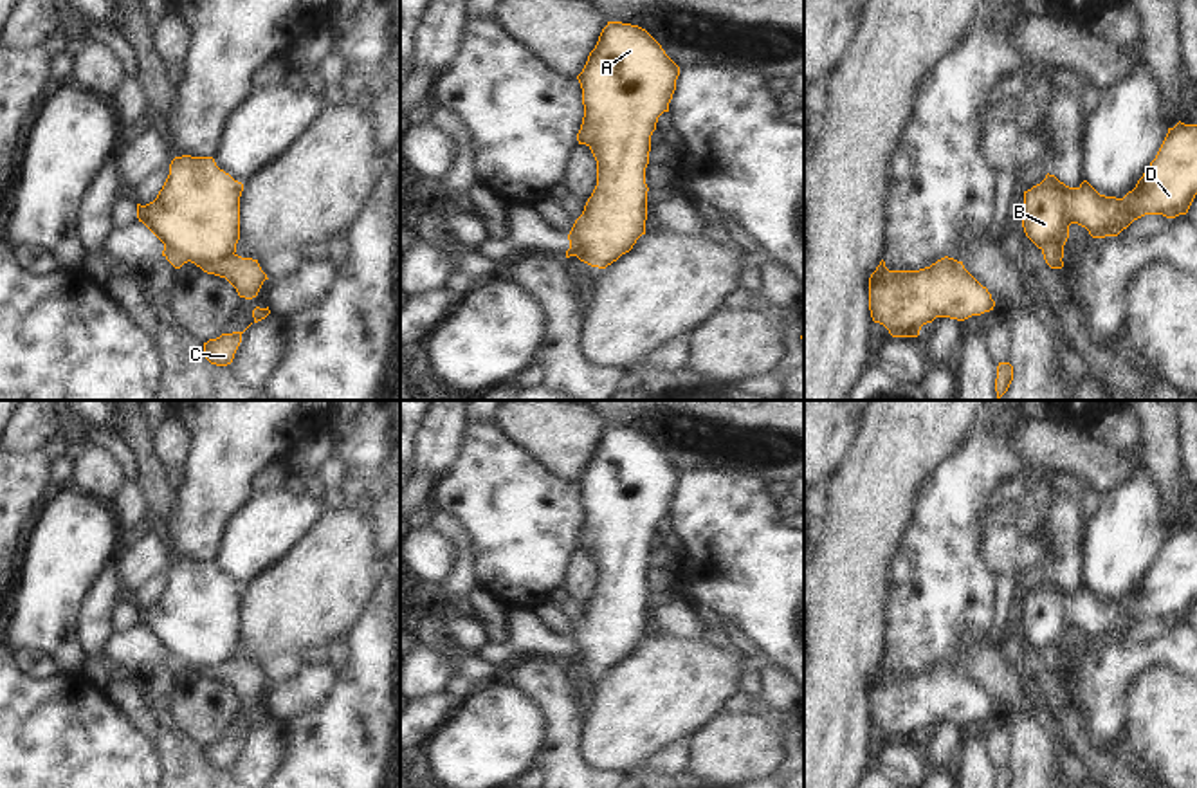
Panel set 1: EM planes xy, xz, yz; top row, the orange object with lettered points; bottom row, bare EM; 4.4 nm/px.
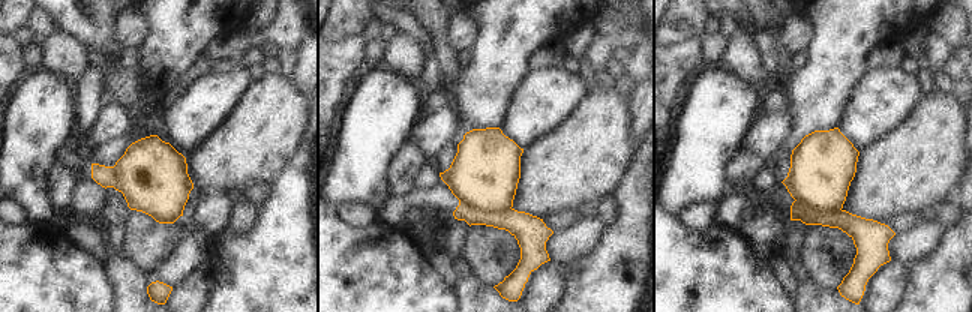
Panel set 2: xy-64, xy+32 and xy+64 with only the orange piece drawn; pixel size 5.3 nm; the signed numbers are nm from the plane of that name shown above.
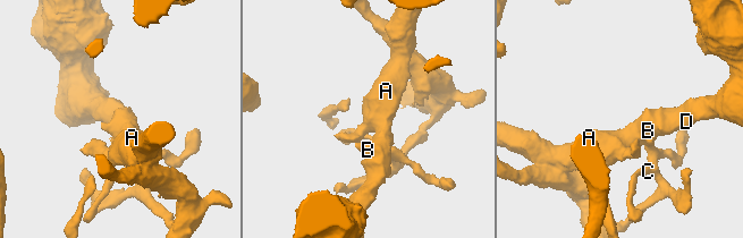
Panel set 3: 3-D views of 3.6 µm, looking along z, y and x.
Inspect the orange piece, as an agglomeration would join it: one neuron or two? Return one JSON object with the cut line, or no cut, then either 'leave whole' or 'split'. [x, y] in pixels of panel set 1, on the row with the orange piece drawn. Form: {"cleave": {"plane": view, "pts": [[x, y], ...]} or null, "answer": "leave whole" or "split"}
{"cleave": {"plane": "xy", "pts": [[233, 253], [197, 265]]}, "answer": "split"}

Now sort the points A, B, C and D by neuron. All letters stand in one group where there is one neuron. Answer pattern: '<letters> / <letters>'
A B D / C

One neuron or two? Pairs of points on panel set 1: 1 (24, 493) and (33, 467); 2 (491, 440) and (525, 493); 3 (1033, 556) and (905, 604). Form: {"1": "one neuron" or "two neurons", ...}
{"1": "one neuron", "2": "one neuron", "3": "two neurons"}

